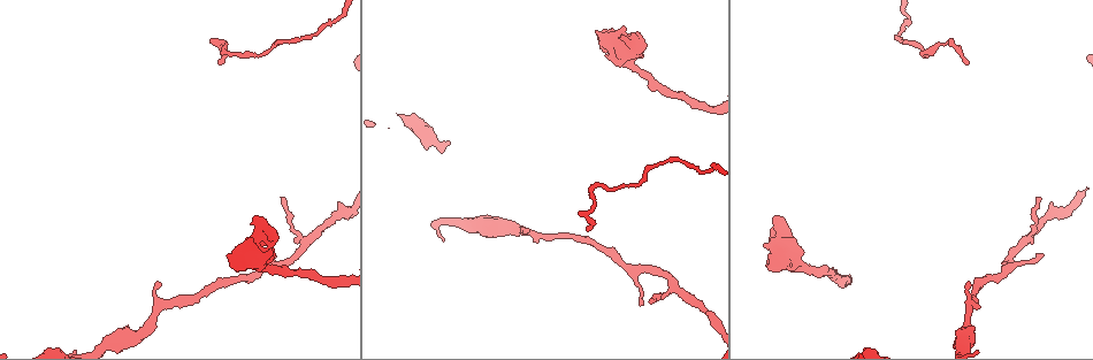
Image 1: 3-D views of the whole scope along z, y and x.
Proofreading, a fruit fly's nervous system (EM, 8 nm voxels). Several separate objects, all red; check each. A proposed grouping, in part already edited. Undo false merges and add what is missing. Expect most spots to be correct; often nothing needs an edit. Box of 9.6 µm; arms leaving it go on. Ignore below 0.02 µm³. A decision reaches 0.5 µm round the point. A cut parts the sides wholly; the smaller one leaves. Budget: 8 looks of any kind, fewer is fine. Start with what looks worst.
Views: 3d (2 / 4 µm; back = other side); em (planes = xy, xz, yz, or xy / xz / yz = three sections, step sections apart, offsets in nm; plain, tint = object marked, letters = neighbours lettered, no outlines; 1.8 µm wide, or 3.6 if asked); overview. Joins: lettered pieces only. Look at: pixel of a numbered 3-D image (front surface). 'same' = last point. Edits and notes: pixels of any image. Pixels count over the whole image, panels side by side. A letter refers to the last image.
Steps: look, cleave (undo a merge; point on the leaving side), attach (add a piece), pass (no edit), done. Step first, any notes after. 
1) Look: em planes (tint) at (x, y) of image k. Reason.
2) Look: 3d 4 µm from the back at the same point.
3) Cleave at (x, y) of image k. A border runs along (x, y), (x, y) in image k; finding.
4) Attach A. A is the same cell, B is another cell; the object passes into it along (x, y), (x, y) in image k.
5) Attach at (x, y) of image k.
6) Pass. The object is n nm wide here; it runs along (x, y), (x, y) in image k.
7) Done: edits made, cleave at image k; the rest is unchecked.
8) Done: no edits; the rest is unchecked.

Look: 3d 2 µm at (252, 218) of image 1. Free end.

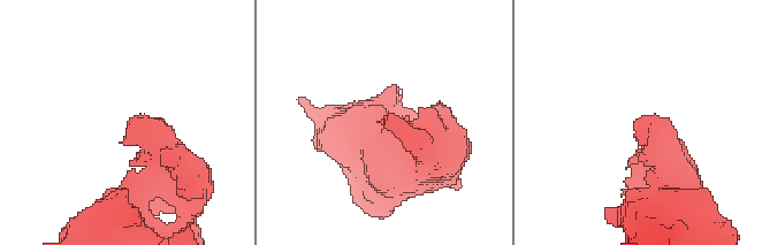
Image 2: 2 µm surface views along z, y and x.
Look: em planes (tint) at (390, 120) of image 2. Shape alone is not enough.

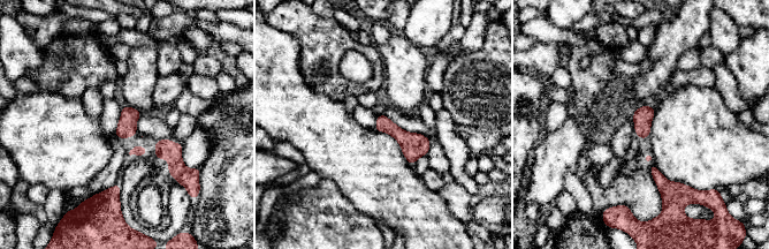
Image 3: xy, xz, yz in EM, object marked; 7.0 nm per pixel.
Look: em planes (letters) at the same point. What lies round it.

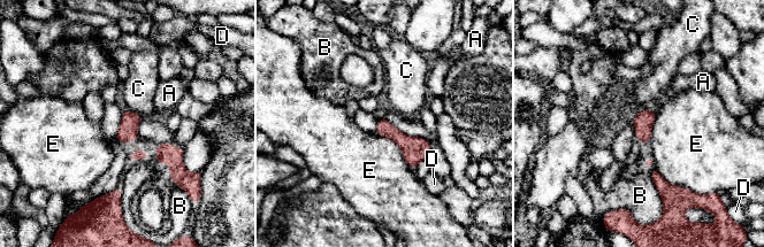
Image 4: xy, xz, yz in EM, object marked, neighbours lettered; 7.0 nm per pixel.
Pass. A, B, C, D and E are other cells; a border runs along (375, 132), (390, 138), (412, 169) in image 4; no lettered piece goes on from it.

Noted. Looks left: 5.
Look: em planes (tint) at (1040, 254) of image 1. Tapers out.

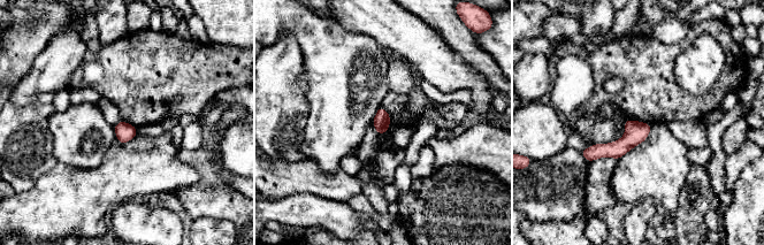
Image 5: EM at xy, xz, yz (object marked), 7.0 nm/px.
Look: em planes (letters) at the same point. See the neighbours.

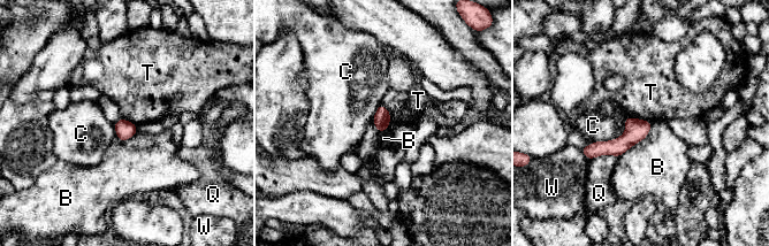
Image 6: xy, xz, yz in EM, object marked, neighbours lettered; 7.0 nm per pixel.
Pass. B, C, Q, T and W are other cells; it runs along (647, 124), (619, 146), (586, 152) in image 6; none of them fits.

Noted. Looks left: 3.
Look: em planes (letters) at (159, 282) of image 1. Thin end.

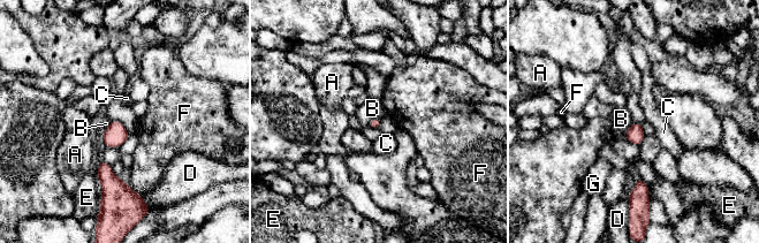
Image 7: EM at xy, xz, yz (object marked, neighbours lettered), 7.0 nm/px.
Pass. A, B, C, D, E, F and G are other cells; a border runs along (380, 118), (373, 118), (366, 124) in image 7; no lettered piece goes on from it.

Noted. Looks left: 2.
Look: em planes (letters) at (220, 65) of image 1. An open end.

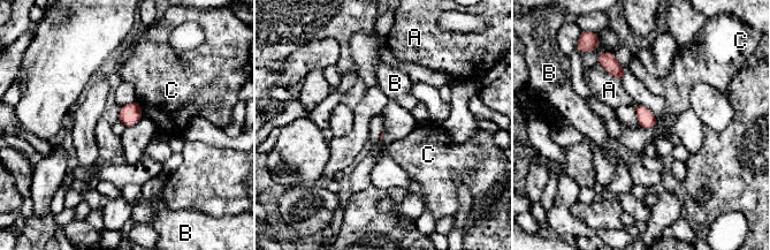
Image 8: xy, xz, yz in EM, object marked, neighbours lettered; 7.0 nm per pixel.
Pass. A, B and C are other cells; a border runs along (136, 100), (143, 115) in image 8; none of them fits.

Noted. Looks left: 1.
Done: no edits; the rest is unchecked.

